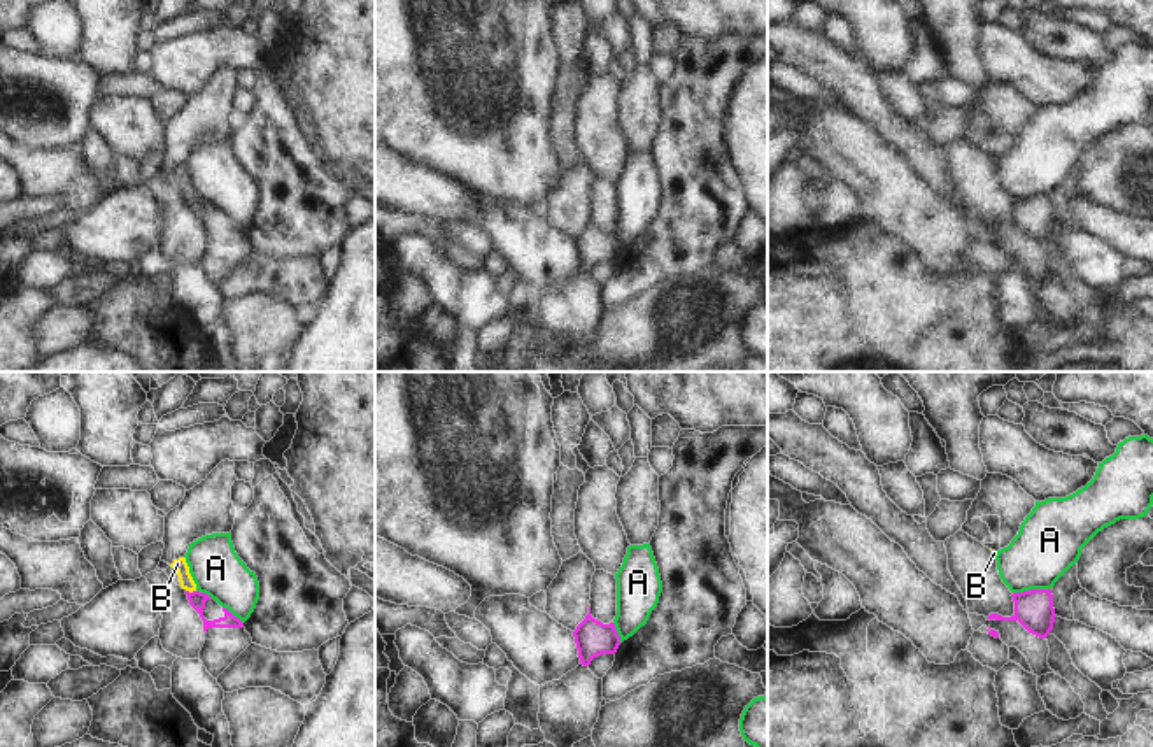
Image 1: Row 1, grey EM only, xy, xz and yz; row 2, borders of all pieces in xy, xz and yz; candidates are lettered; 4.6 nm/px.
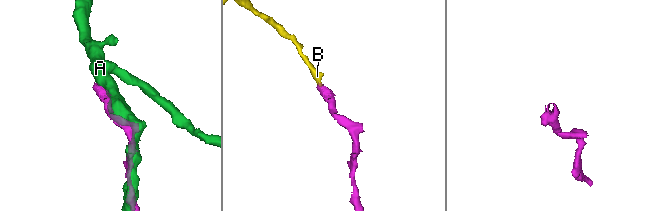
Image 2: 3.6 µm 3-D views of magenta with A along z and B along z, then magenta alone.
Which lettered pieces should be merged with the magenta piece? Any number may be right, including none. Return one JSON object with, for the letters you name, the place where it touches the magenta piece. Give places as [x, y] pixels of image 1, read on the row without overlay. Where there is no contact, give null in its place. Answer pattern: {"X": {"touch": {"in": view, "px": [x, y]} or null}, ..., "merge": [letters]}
{"B": {"touch": {"in": "xy", "px": [193, 199]}}, "merge": ["B"]}

